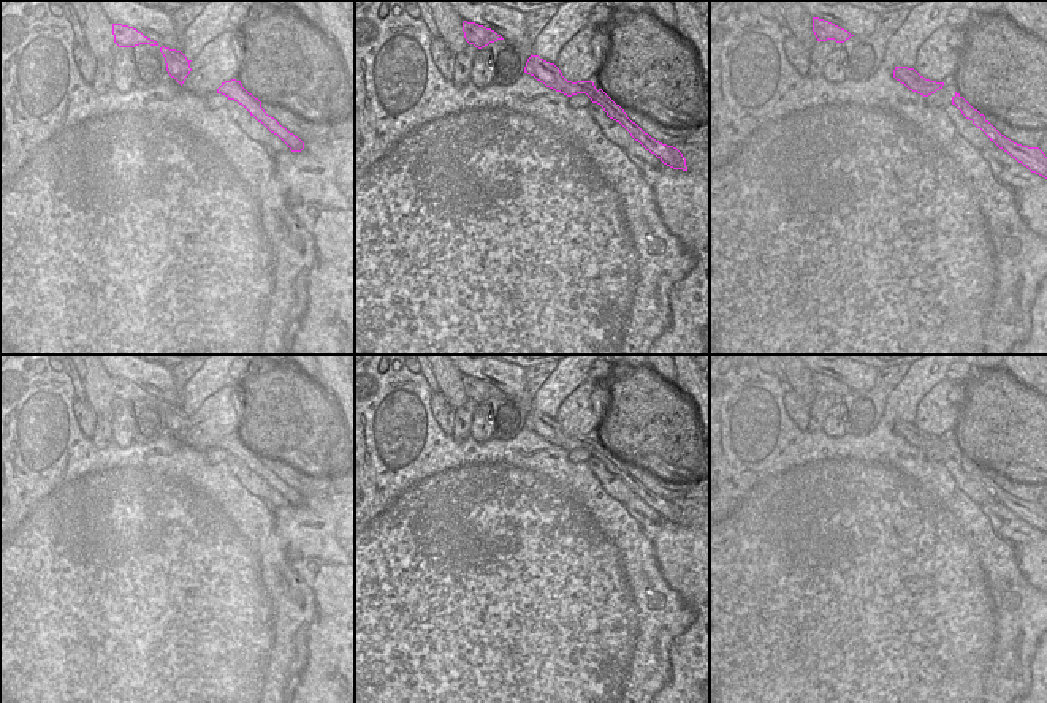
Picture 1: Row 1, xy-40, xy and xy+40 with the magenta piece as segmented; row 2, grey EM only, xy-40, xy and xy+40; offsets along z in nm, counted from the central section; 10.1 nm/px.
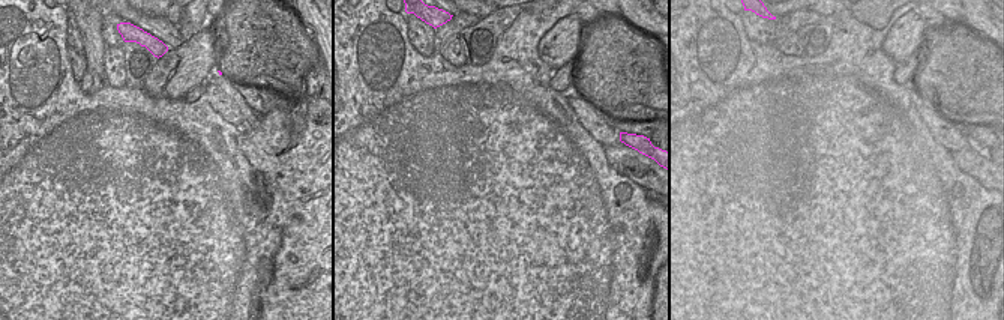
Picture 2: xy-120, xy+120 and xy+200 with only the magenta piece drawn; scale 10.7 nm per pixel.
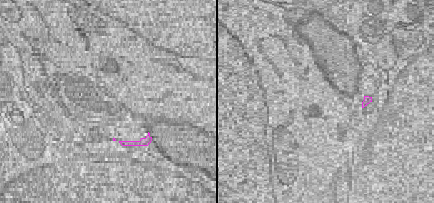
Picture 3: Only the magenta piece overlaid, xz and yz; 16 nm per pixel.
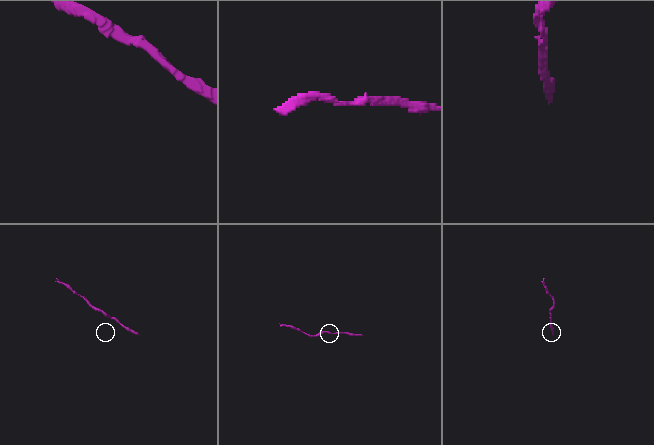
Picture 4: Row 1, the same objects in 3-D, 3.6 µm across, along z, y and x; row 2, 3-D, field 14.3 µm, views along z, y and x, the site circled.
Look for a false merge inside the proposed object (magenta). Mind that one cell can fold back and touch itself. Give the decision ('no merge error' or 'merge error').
no merge error

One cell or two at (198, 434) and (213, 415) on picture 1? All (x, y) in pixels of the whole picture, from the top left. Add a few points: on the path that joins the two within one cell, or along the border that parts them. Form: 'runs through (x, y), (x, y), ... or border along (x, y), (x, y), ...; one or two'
runs through (203, 429), (213, 420); one

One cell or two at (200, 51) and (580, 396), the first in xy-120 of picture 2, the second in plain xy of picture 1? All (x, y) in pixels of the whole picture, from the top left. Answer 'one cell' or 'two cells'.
one cell

